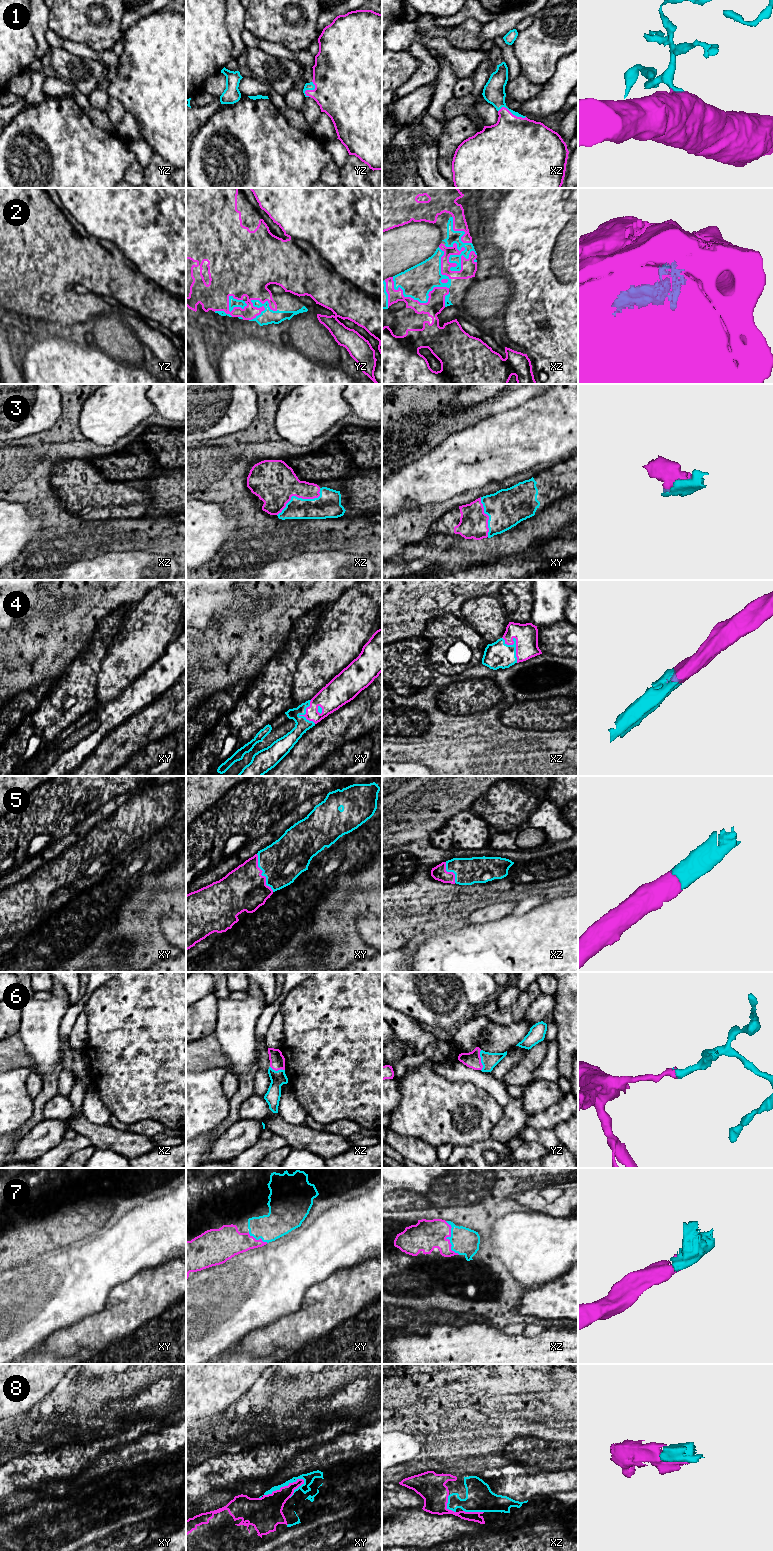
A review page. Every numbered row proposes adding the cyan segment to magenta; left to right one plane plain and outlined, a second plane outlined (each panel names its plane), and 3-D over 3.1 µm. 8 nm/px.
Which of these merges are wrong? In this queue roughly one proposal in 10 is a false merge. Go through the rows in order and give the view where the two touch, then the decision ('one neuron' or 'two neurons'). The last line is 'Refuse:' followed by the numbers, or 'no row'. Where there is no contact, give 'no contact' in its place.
1: xz | one neuron
2: xz | one neuron
3: xz | one neuron
4: xz | one neuron
5: xy | one neuron
6: yz | one neuron
7: xz | one neuron
8: xy | one neuron
Refuse: no row

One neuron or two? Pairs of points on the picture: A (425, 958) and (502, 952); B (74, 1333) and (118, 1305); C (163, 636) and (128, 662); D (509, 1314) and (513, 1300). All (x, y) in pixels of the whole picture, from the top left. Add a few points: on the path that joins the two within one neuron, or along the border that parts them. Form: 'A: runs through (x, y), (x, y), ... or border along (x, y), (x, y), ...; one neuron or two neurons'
A: runs through (444, 957), (483, 957); one neuron
B: runs through (85, 1333), (90, 1333), (107, 1316); one neuron
C: runs through (154, 636), (137, 653); one neuron
D: runs through (509, 1311), (510, 1303); one neuron

